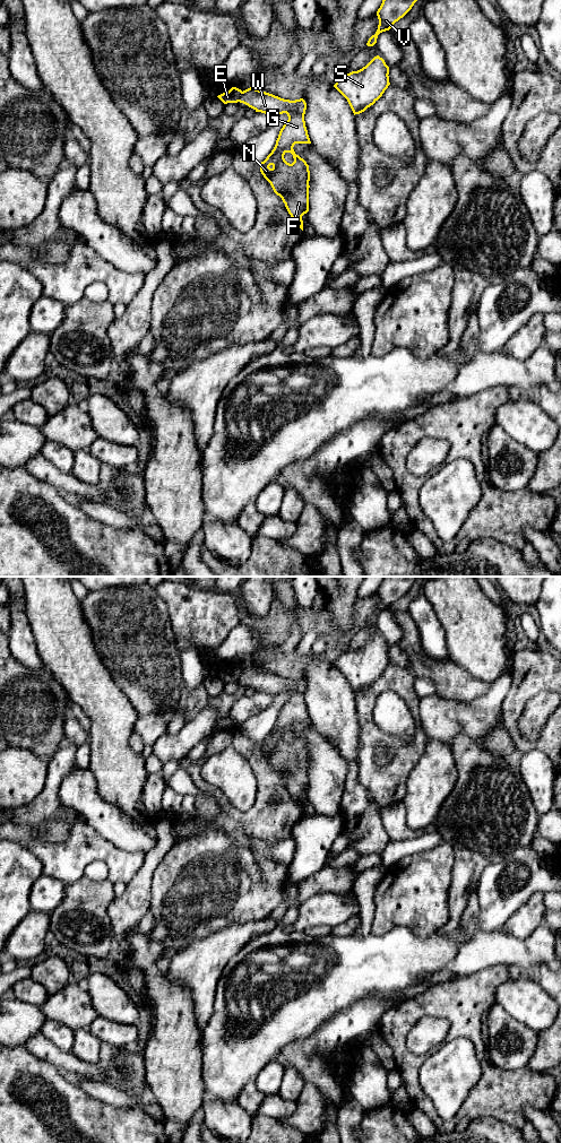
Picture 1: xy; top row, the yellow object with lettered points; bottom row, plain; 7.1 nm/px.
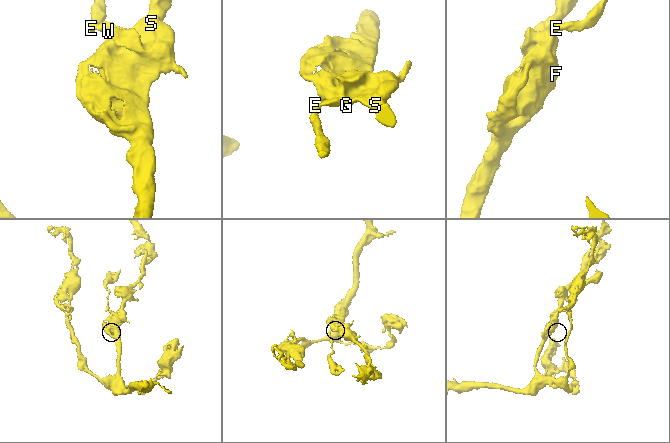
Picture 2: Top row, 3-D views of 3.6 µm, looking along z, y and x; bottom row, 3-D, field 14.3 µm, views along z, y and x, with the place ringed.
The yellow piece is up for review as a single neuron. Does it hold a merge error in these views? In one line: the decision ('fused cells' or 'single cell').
fused cells

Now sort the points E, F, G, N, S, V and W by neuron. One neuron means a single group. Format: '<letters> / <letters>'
E / F G N S V W

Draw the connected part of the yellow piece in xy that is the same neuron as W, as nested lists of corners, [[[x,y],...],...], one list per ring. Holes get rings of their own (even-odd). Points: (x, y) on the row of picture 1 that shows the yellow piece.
[[[254,87],[243,90],[239,102],[273,120],[279,114],[287,114],[288,120],[280,129],[274,149],[260,163],[260,172],[303,231],[302,216],[309,211],[310,171],[307,162],[295,154],[293,147],[295,144],[311,144],[304,121],[307,103],[303,98],[284,99]],[[286,153],[293,155],[292,164],[285,161]]]

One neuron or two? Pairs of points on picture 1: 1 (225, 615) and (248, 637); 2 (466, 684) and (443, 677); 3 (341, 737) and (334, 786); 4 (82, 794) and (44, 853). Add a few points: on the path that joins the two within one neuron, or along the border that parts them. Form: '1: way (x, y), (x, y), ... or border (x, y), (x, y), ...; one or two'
1: border (239, 624), (230, 632), (219, 647); two
2: way (460, 684), (456, 684), (449, 678); one
3: border (319, 733), (336, 747), (345, 760), (345, 777); two
4: border (71, 807), (91, 827); two

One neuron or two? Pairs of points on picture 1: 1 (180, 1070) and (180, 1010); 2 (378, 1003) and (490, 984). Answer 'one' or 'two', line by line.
1: one
2: two

